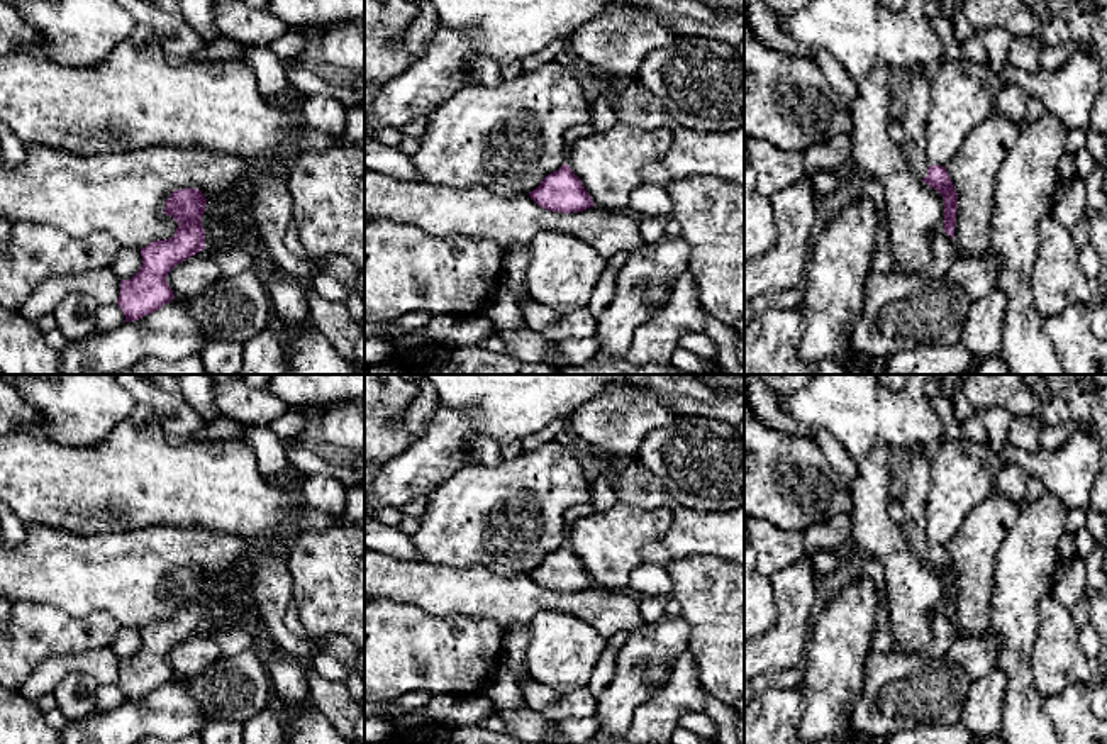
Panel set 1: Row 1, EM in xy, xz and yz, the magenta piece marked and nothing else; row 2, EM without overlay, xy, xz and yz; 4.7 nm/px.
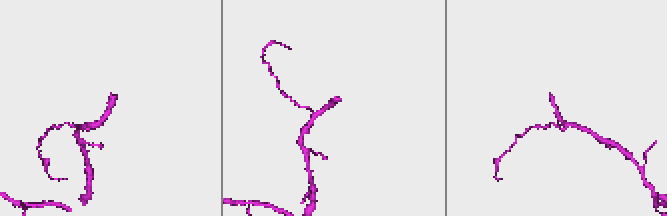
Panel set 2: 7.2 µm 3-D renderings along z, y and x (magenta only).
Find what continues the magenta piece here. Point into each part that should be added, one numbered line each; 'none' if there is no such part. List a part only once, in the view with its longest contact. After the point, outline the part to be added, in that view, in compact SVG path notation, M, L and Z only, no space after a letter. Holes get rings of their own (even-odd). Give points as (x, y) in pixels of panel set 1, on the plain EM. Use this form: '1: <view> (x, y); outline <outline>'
1: yz (917, 482); outline M915 447L904 454L904 458L907 461L907 476L900 503L905 515L900 529L905 534L910 551L924 559L931 546L926 536L926 507L931 490L929 453Z

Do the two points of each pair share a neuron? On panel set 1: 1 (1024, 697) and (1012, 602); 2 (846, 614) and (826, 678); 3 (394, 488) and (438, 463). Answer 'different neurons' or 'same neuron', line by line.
1: same neuron
2: same neuron
3: same neuron

